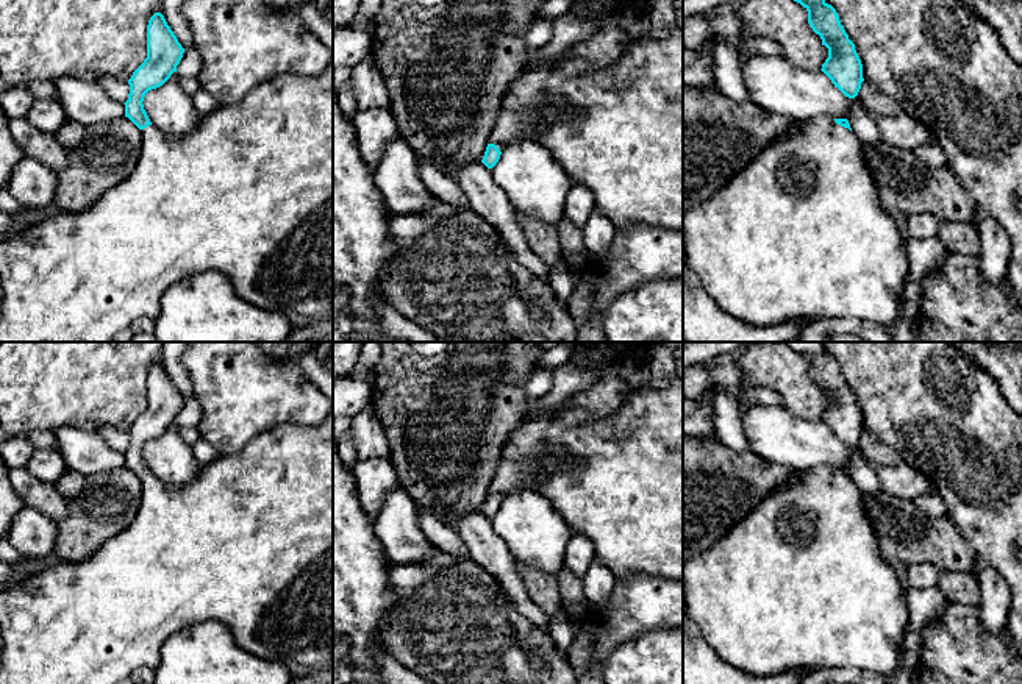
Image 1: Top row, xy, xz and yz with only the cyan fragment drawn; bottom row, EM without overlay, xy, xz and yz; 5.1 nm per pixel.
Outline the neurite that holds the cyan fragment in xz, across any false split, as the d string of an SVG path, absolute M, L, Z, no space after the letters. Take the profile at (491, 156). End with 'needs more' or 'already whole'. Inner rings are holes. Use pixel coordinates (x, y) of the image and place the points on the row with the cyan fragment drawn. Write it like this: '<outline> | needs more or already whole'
M672 28L669 34L661 39L655 39L649 33L639 36L630 44L628 50L614 66L599 73L567 77L558 69L556 61L522 72L509 83L508 91L502 98L500 112L489 134L489 144L481 162L488 169L492 169L498 162L508 142L516 139L519 134L531 136L553 155L555 161L566 170L572 181L586 186L594 195L595 208L602 216L609 219L616 228L645 225L664 231L683 233L683 28Z | needs more

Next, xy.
M155 12L150 17L148 25L147 25L147 58L133 72L131 78L128 80L130 94L128 94L128 100L123 103L125 117L128 117L141 130L141 134L142 134L142 151L141 151L141 156L138 159L134 170L122 183L119 183L117 186L111 187L106 194L103 194L86 211L72 214L72 212L50 209L48 214L41 222L30 222L23 226L13 226L8 231L9 237L0 242L0 284L2 284L0 342L113 342L114 336L119 331L130 328L134 320L141 317L150 317L155 320L161 311L161 297L172 284L177 284L178 281L183 281L184 278L189 278L191 275L208 272L208 270L223 273L230 280L238 297L241 297L247 303L258 306L261 309L280 311L284 314L298 312L308 317L309 320L325 319L333 314L333 58L328 67L320 75L316 75L316 77L306 77L300 73L283 73L283 75L272 77L270 80L253 87L244 97L241 103L220 105L213 112L203 116L200 119L200 123L195 126L192 133L181 136L181 137L173 137L173 136L164 134L150 122L142 102L148 91L163 86L170 78L170 75L177 72L177 66L180 64L183 53L184 53L184 48L181 47L177 36L167 25L164 16L161 12Z | needs more

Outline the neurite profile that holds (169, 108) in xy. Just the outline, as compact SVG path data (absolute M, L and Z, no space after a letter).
M167 80L144 97L144 109L158 130L167 136L181 137L195 130L202 116L178 81Z

